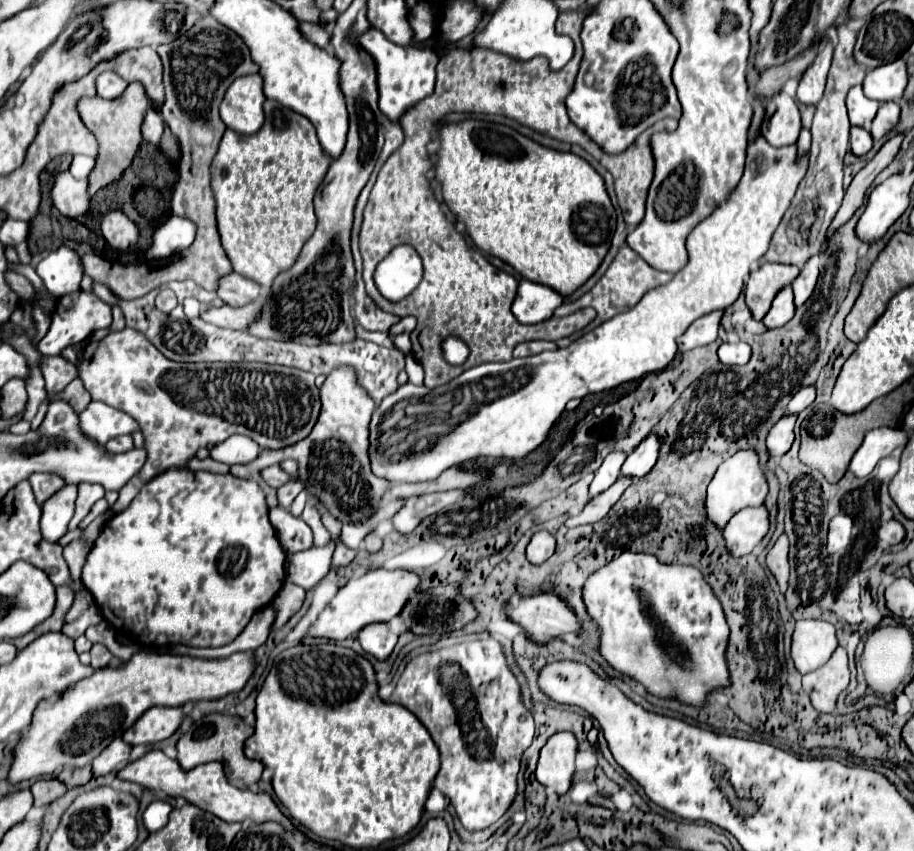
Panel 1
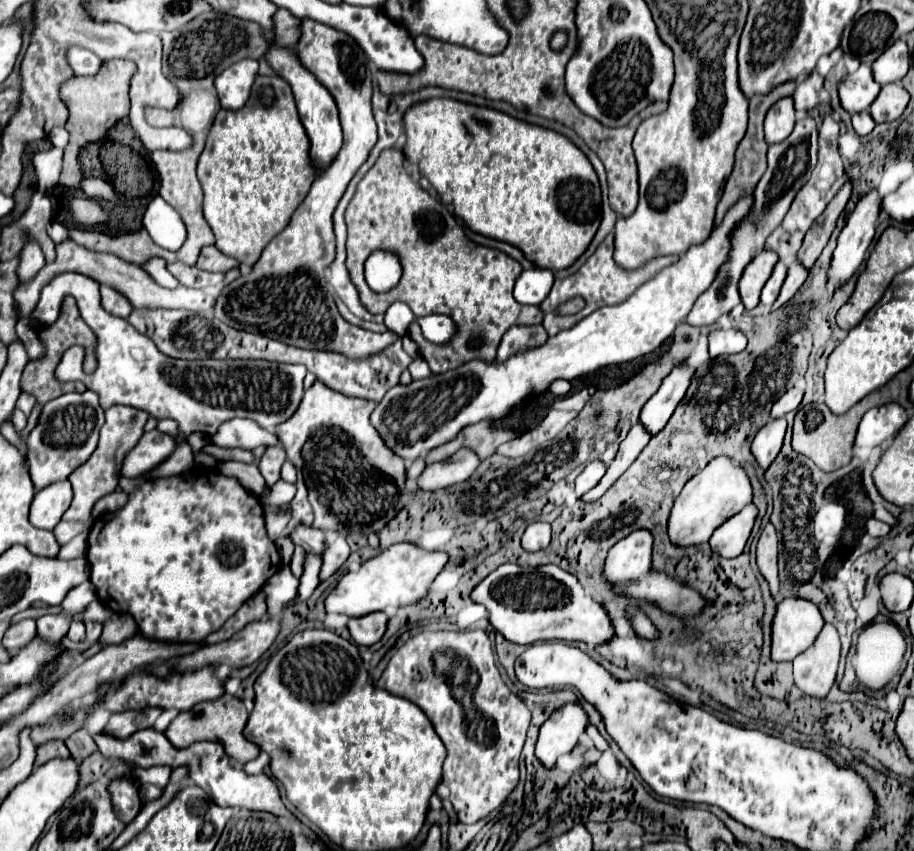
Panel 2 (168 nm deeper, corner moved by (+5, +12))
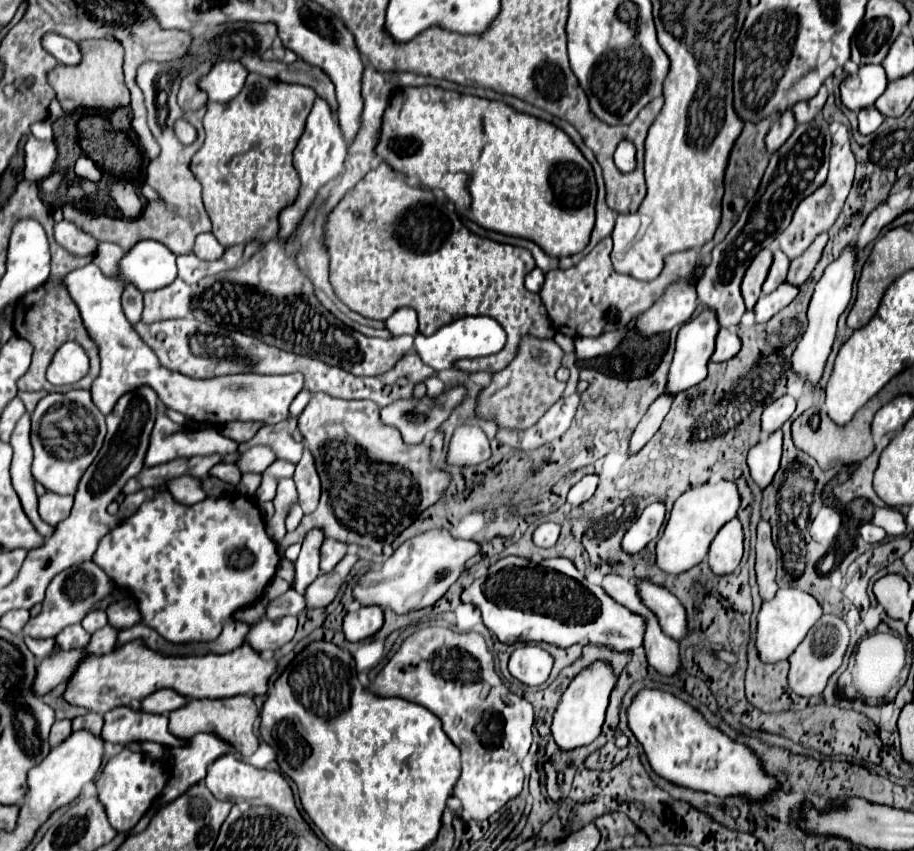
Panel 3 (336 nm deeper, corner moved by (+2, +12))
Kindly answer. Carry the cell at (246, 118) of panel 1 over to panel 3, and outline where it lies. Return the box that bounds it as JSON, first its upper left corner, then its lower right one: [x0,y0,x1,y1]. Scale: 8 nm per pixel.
[197,60,247,102]

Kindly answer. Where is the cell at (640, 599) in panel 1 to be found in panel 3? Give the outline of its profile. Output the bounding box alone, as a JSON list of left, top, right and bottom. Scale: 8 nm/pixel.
[623,502,665,554]

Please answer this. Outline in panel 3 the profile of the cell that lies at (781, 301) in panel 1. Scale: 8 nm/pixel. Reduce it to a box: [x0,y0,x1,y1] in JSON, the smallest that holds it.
[763,250,789,294]

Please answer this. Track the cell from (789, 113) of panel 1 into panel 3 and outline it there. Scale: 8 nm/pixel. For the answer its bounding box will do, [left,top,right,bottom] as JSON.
[765,110,795,154]

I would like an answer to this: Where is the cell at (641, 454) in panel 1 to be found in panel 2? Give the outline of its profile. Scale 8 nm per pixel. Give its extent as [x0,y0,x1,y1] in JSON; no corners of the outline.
[640,364,690,436]

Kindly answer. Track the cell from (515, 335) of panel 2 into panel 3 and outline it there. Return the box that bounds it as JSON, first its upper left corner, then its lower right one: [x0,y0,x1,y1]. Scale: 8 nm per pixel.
[477,338,565,428]

